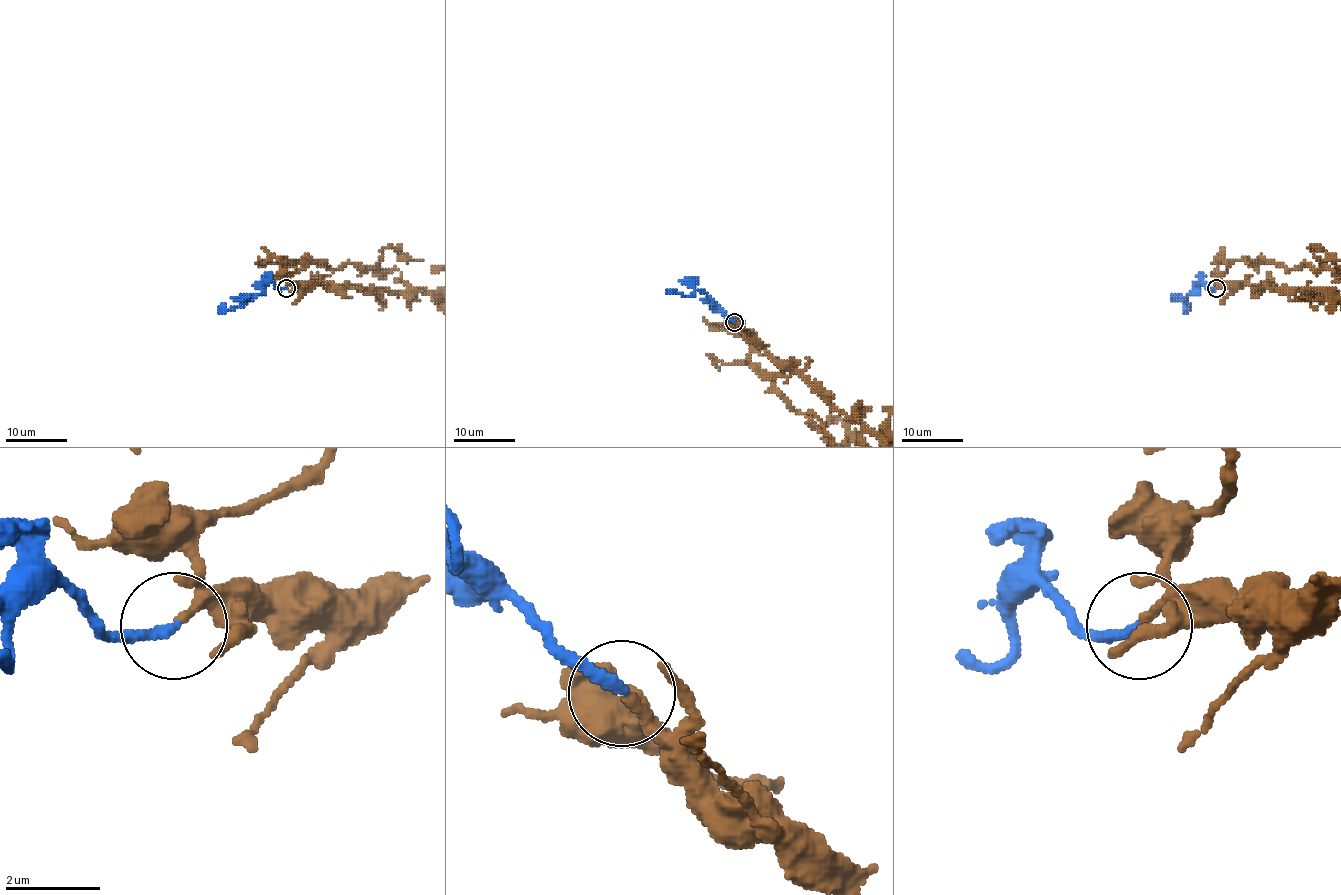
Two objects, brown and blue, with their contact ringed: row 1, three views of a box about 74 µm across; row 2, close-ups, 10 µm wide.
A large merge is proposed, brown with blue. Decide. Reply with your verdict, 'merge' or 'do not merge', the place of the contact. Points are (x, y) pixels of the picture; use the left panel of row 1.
merge | (286, 288)

